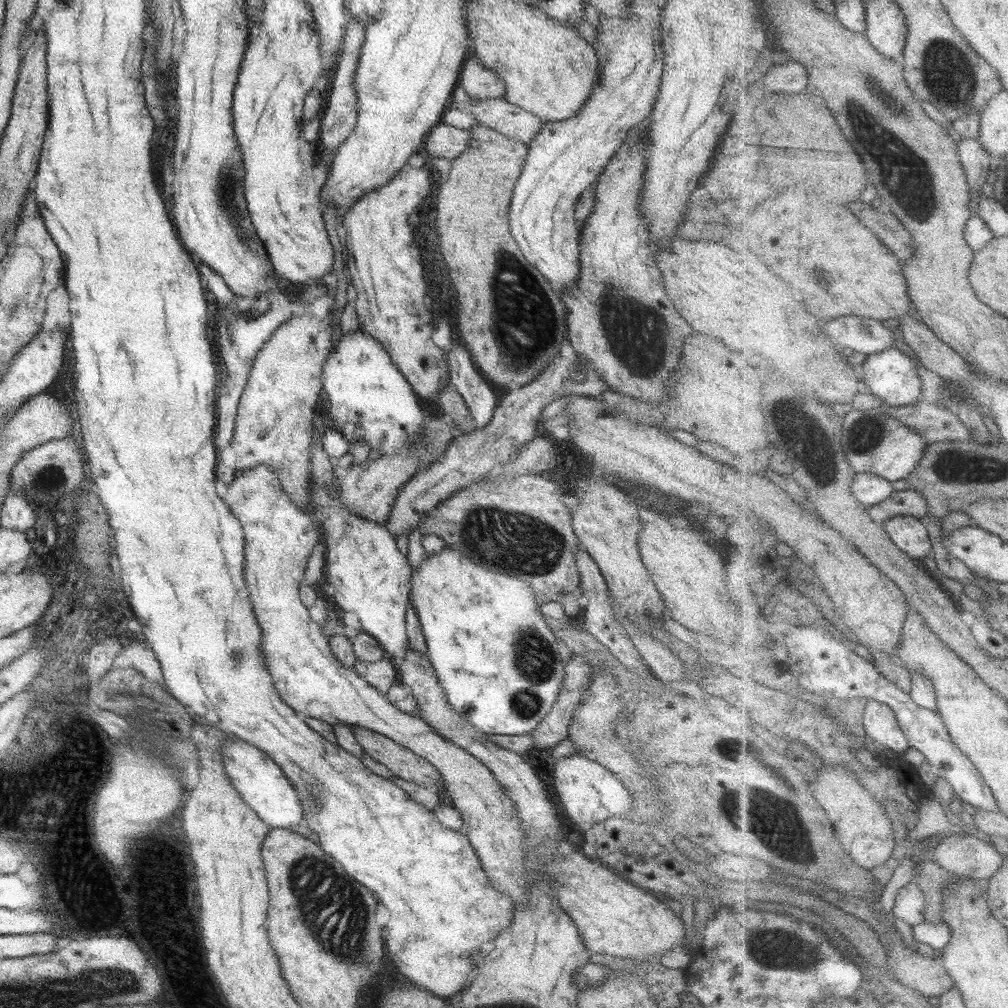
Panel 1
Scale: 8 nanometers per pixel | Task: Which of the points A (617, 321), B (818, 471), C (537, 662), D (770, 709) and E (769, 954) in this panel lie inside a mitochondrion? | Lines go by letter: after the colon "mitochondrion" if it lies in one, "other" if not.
A: mitochondrion
B: other
C: mitochondrion
D: other
E: mitochondrion

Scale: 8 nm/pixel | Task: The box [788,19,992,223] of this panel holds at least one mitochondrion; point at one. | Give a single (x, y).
(945, 66)

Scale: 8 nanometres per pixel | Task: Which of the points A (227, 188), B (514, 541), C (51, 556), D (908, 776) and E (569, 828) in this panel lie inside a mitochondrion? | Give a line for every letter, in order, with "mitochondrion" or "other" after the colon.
A: mitochondrion
B: mitochondrion
C: other
D: other
E: other

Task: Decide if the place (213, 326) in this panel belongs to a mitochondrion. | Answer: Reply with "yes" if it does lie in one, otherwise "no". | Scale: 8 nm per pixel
no

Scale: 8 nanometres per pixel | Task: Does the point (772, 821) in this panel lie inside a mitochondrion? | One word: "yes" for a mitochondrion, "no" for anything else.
yes

